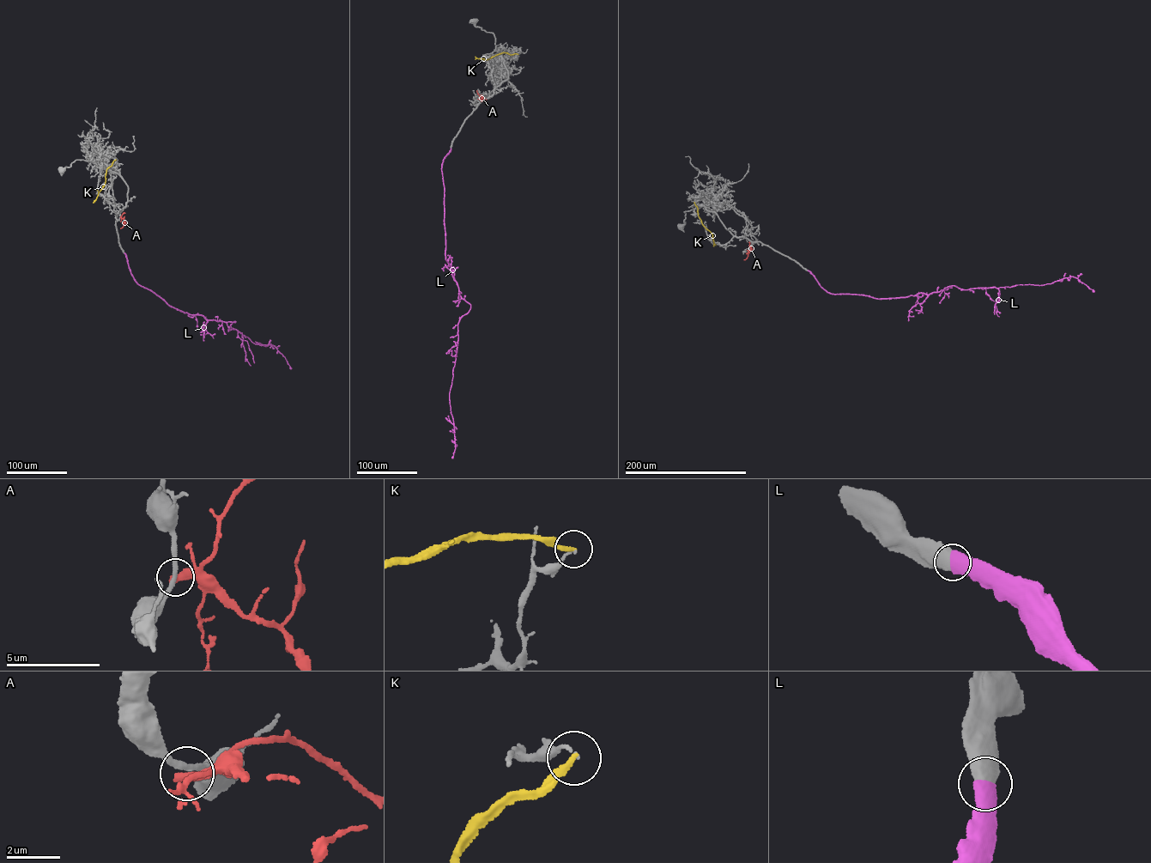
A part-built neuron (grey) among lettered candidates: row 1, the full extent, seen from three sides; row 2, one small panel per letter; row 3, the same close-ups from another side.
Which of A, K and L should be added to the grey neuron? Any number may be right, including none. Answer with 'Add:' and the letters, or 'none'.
Add: L

